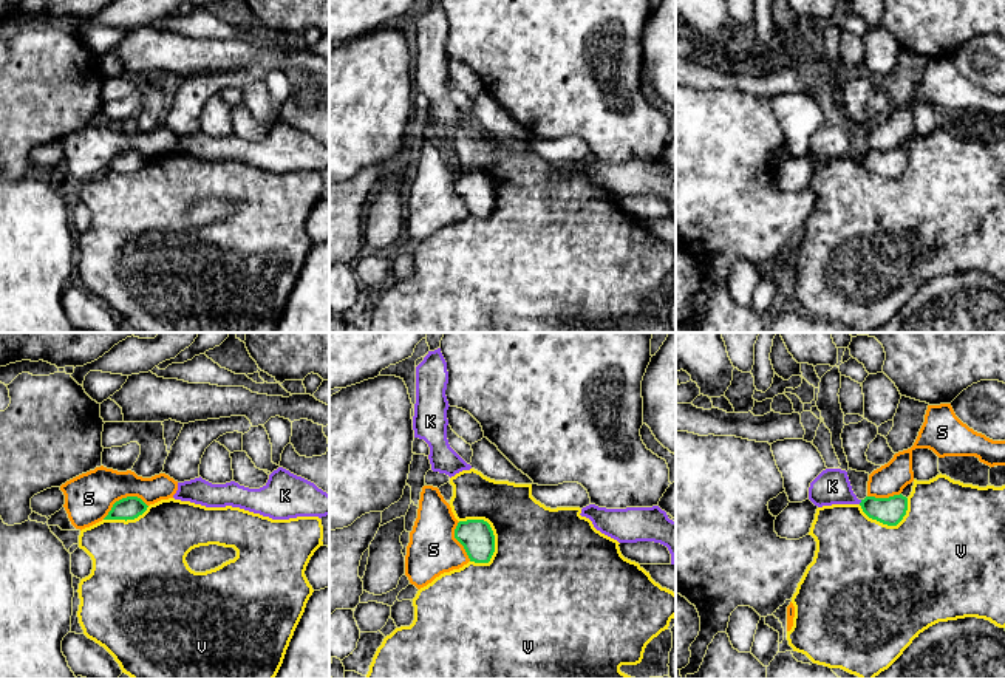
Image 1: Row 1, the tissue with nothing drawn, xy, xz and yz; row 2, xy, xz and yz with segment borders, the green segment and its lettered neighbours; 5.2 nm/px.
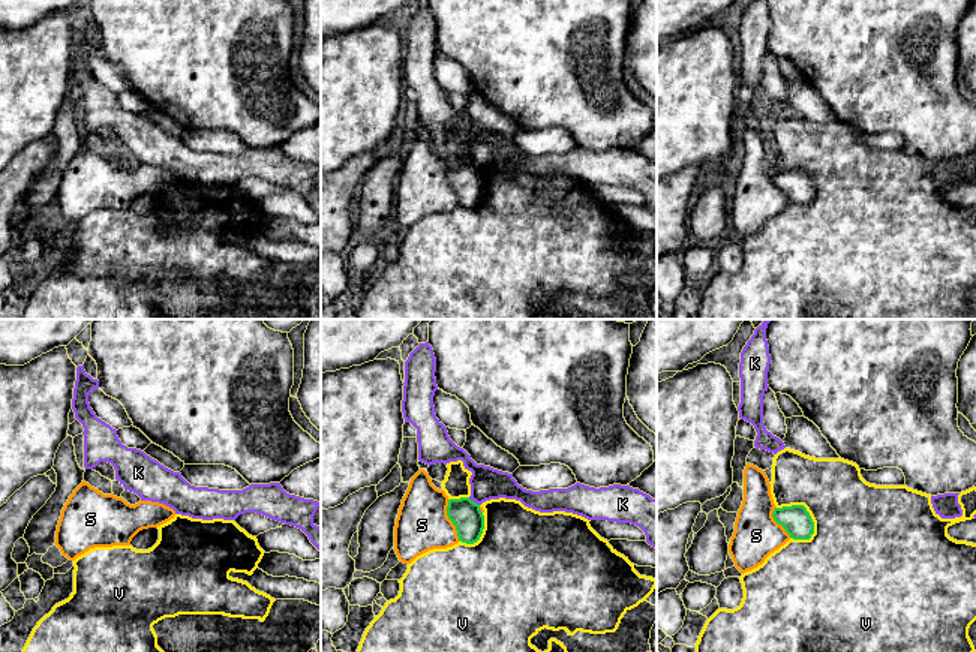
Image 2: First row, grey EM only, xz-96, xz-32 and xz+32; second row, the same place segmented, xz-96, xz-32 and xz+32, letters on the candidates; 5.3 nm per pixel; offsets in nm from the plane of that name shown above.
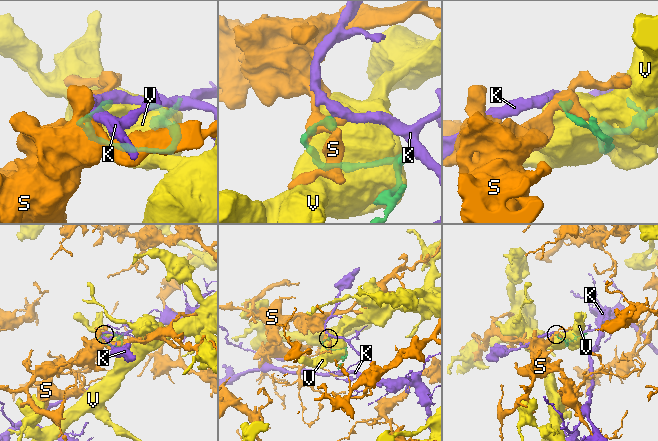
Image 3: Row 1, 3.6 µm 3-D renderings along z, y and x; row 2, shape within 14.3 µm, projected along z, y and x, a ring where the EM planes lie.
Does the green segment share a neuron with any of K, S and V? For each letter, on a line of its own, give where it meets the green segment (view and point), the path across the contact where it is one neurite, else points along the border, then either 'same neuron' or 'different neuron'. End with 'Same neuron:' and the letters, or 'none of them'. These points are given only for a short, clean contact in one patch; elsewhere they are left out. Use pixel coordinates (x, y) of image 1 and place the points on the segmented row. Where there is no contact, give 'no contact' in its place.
K: meets green in yz at (861, 501); border along yz (861, 500), (858, 503); different neuron
S: meets green in xy at (122, 498); different neuron
V: meets green in xz at (490, 529); different neuron
Same neuron: none of them

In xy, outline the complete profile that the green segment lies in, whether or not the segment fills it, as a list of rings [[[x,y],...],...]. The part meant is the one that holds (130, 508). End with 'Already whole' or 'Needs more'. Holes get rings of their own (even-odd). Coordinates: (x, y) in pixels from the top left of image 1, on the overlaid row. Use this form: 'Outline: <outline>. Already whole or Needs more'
Outline: [[[138,496],[116,501],[104,520],[135,520],[147,510],[147,504]]]. Already whole

